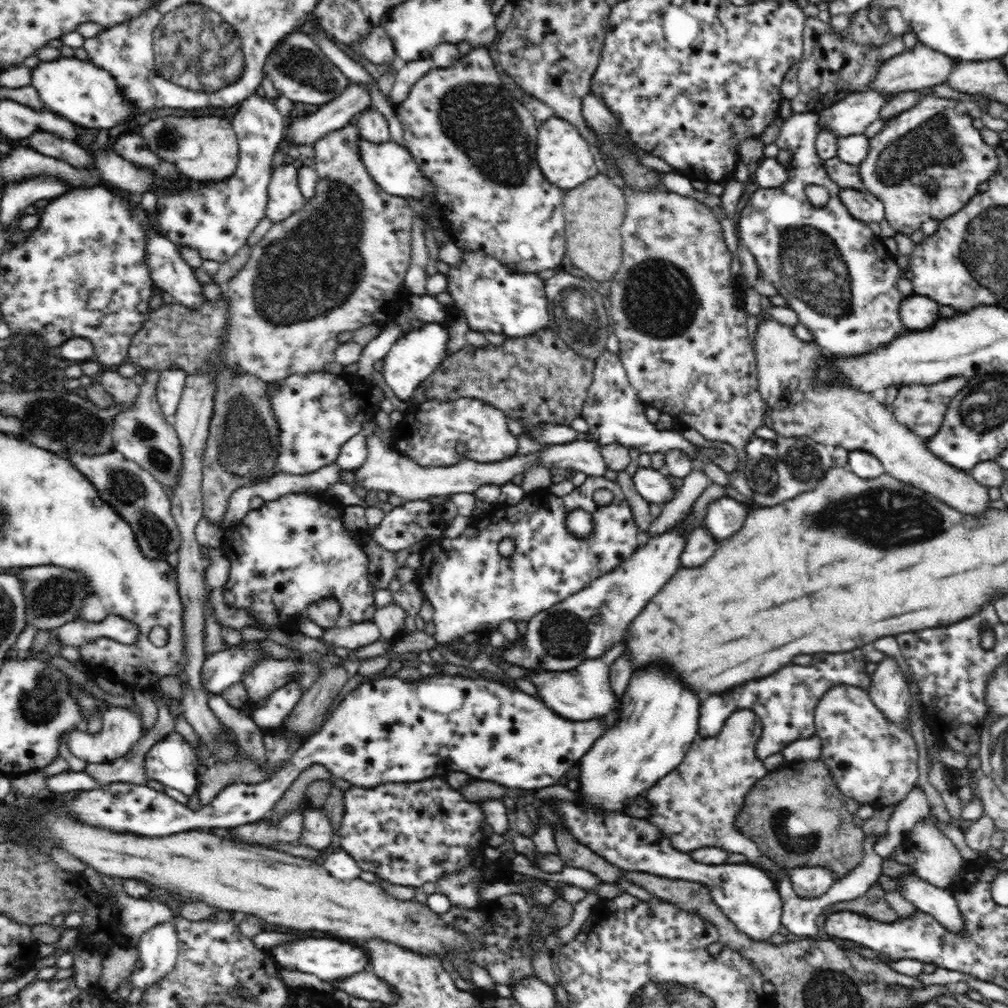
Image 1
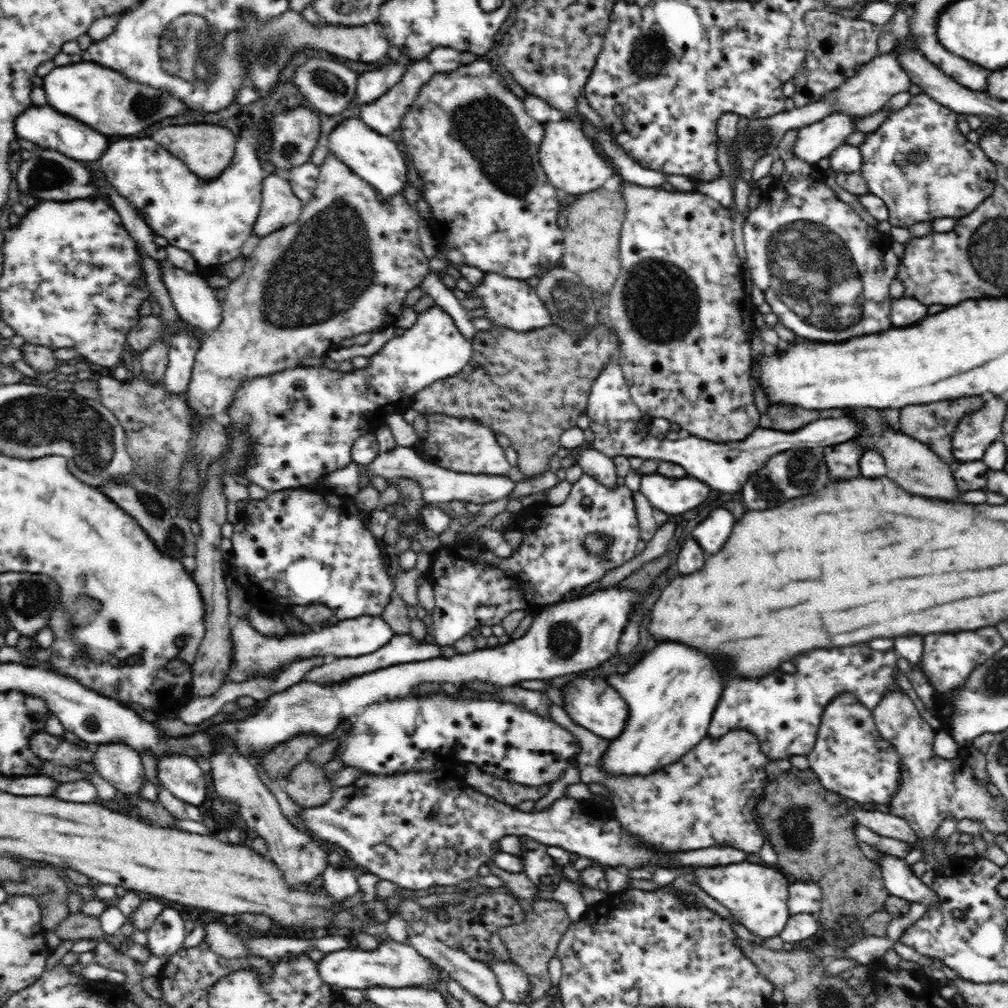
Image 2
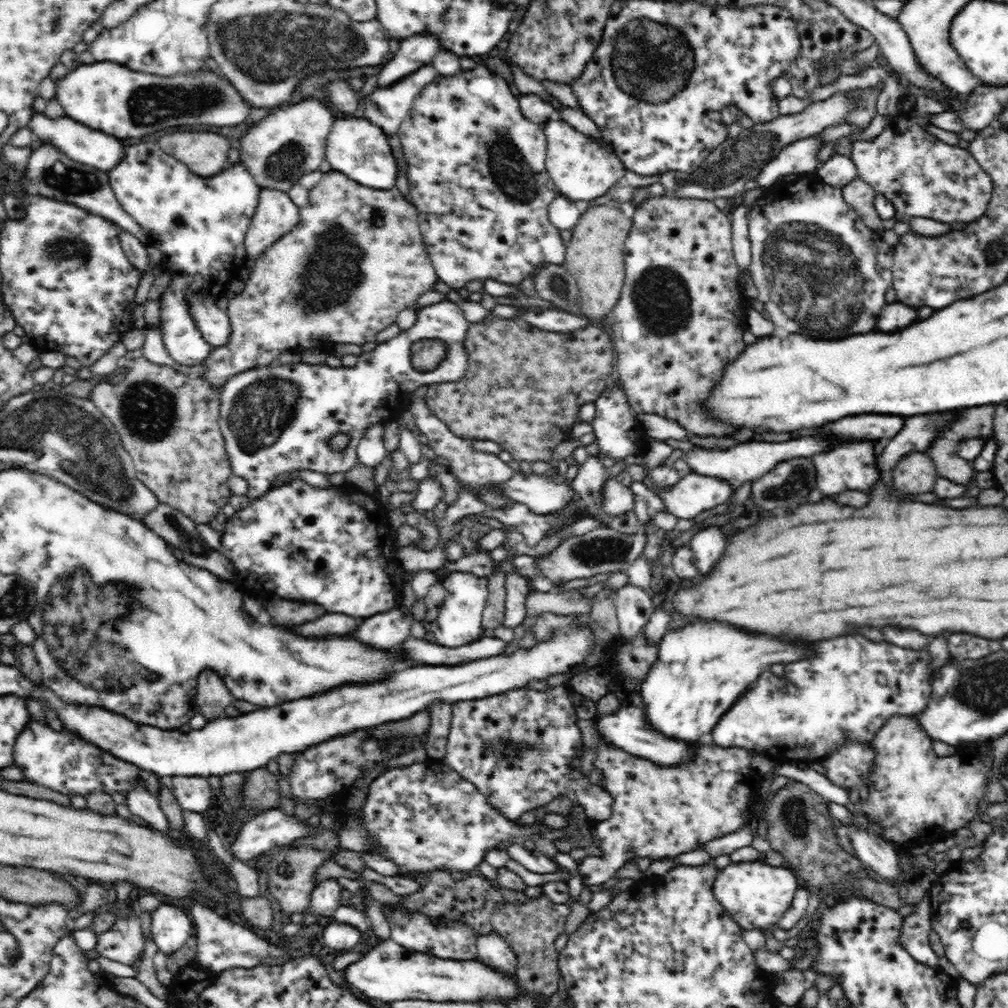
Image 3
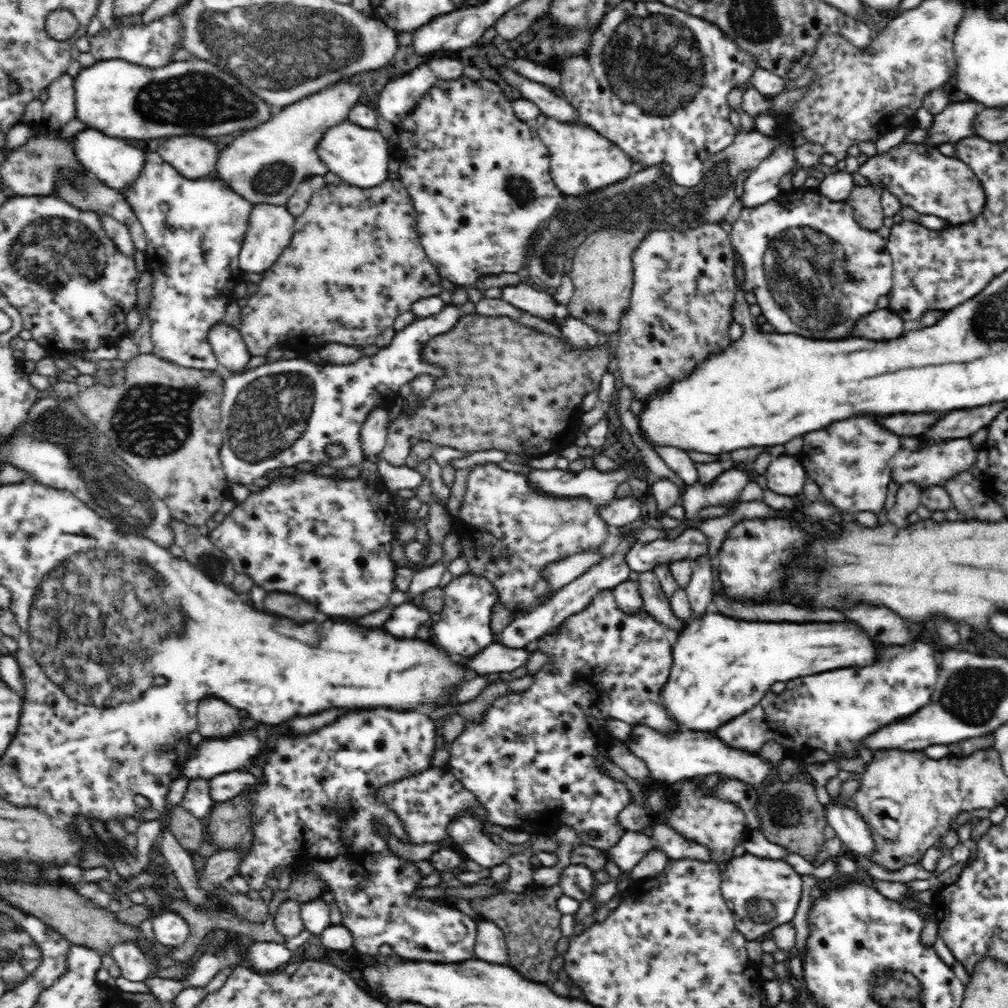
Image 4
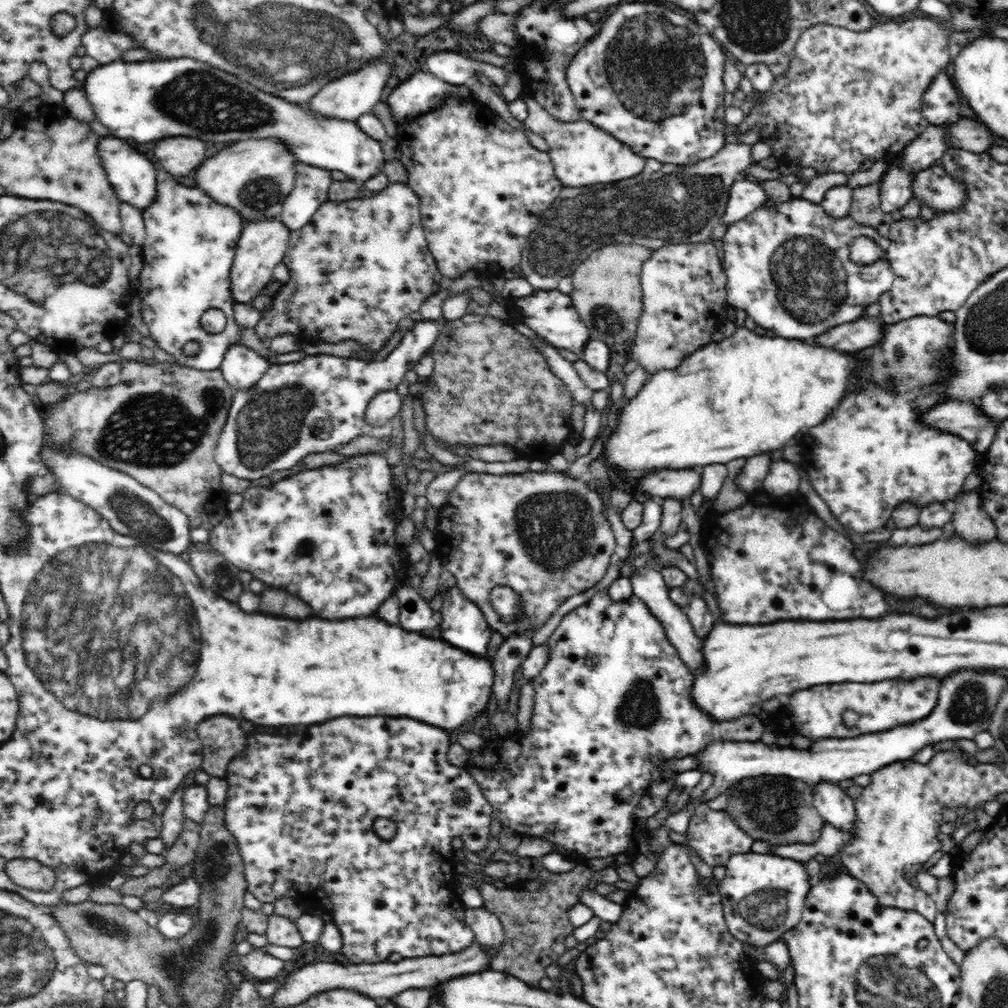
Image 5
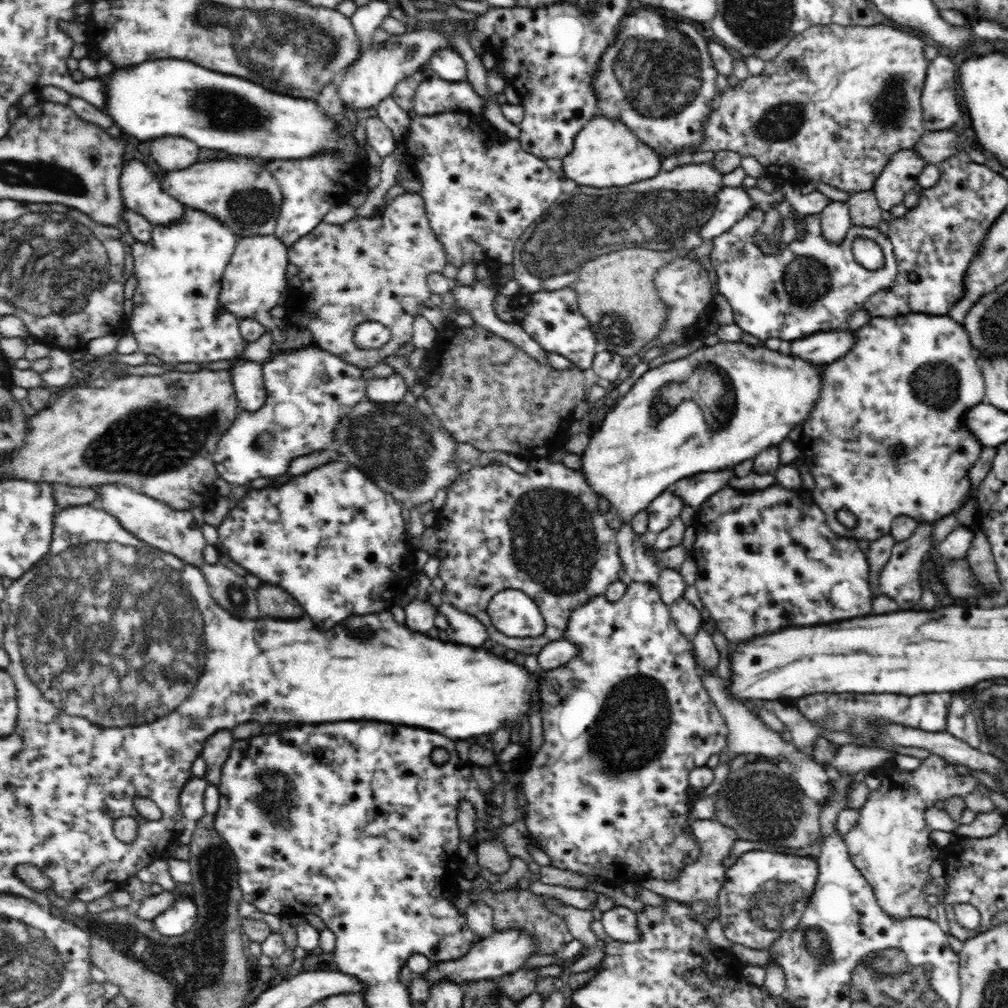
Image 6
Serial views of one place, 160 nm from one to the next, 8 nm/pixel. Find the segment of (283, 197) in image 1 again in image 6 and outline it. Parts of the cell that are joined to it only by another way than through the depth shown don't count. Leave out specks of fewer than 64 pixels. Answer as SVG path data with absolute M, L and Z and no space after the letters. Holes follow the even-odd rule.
M275 234L239 238L235 254L223 274L219 310L229 310L238 320L256 320L270 332L273 342L284 342L285 332L275 324L270 310L285 306L288 300L293 299L286 279L288 264L288 248Z

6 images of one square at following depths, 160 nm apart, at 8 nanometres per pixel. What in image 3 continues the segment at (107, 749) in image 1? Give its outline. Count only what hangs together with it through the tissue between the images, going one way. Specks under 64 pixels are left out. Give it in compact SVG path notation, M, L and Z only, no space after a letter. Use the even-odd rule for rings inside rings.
M139 778L134 783L136 783L136 788L125 797L131 813L143 818L151 825L151 828L158 832L172 833L169 828L170 823L154 794L143 786L143 782Z

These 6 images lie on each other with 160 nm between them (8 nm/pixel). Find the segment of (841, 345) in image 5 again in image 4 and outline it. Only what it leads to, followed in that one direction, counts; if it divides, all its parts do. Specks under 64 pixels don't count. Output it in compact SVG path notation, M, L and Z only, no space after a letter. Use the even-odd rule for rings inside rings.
M888 309L874 310L866 318L860 318L856 322L856 328L850 336L854 338L868 338L868 340L890 340L896 338L902 332L902 320L898 312Z

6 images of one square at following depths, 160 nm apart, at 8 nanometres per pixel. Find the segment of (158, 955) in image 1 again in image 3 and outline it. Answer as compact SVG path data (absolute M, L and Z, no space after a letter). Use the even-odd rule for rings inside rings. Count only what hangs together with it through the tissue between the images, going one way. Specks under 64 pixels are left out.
M165 902L151 912L152 939L165 955L176 952L192 936L193 920L189 913Z

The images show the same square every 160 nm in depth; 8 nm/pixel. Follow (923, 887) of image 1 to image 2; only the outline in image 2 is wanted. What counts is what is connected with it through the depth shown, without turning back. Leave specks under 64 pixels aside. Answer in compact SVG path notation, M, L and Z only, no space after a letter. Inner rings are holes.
M881 852L881 855L876 864L880 865L888 894L906 899L911 903L928 904L929 908L939 903L937 894L915 876L911 866L903 858L884 852Z

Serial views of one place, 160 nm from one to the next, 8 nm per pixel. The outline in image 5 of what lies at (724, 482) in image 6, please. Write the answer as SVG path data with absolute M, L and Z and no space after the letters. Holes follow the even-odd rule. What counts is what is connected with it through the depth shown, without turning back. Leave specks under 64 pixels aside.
M694 469L682 470L654 470L642 476L638 482L638 489L648 491L652 496L664 498L677 498L679 501L699 488L701 484L700 473Z

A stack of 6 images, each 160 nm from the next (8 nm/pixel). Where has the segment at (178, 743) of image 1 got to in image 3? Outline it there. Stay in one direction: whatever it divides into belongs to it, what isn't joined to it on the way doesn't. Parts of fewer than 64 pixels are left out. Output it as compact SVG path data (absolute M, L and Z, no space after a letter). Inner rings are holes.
M174 776L169 782L180 807L190 812L203 813L216 797L204 776Z

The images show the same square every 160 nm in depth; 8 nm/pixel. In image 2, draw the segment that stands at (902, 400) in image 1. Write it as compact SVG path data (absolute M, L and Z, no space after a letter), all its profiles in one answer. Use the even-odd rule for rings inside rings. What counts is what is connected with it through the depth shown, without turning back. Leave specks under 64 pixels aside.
M962 398L962 400L952 400L952 402L934 402L926 406L906 406L900 410L900 420L897 427L908 436L920 440L922 444L927 444L932 452L935 452L944 462L951 466L957 464L956 457L952 455L952 434L958 426L958 422L968 414L976 412L982 408L982 402L978 398Z

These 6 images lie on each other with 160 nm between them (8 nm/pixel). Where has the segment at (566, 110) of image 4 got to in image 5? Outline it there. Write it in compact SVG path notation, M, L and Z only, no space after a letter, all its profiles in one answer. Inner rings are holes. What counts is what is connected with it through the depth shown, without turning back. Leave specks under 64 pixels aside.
M442 51L428 56L425 60L428 72L448 84L456 87L466 85L470 77L484 76L492 85L502 88L508 82L508 74L503 67L496 68L486 62L469 59L468 56L455 51Z

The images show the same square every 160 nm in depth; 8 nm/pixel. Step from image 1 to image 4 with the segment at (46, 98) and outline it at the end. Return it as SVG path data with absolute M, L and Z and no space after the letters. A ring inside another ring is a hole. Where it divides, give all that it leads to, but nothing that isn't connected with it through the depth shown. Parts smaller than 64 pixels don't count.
M112 59L97 61L83 67L74 78L74 99L76 118L96 129L116 138L150 140L160 136L224 136L236 130L252 130L272 118L270 104L242 86L236 78L222 72L211 62L196 59L172 61L163 67L148 68L132 64L127 60Z

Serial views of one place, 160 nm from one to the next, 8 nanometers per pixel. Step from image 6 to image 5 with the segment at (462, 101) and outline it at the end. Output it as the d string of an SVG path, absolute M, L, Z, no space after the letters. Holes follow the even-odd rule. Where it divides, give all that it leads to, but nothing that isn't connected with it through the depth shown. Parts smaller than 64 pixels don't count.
M418 71L394 87L386 101L394 120L400 123L438 108L448 94L474 97L468 85L456 87L428 71Z

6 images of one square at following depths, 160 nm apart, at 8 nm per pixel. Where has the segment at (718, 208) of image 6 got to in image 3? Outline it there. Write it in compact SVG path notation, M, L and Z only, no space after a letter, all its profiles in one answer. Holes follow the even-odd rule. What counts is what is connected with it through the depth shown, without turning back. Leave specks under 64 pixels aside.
M815 136L802 138L785 146L770 162L761 168L755 178L758 187L763 191L769 190L775 183L780 182L788 174L809 174L816 172L818 166L818 152L824 146Z

